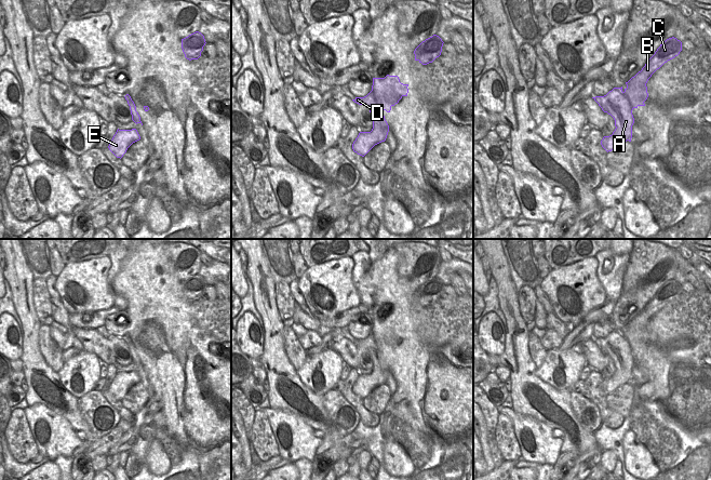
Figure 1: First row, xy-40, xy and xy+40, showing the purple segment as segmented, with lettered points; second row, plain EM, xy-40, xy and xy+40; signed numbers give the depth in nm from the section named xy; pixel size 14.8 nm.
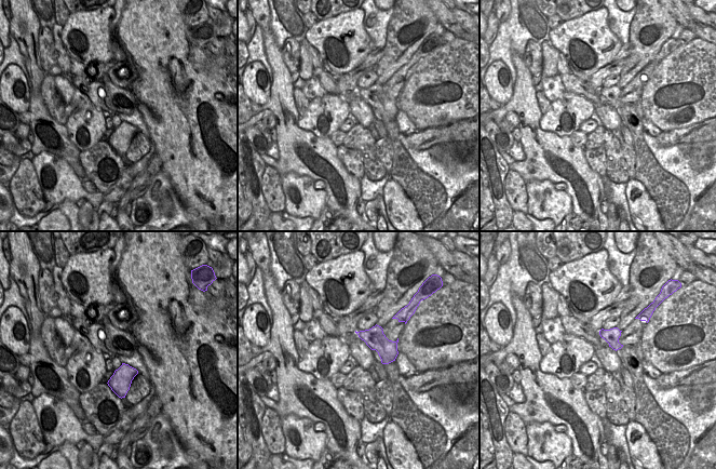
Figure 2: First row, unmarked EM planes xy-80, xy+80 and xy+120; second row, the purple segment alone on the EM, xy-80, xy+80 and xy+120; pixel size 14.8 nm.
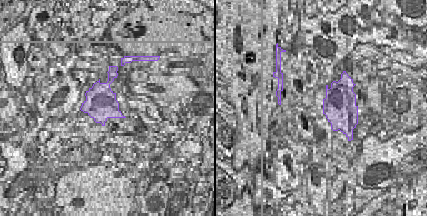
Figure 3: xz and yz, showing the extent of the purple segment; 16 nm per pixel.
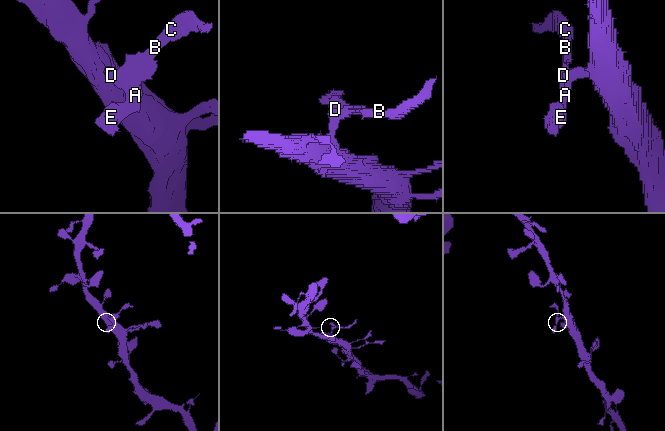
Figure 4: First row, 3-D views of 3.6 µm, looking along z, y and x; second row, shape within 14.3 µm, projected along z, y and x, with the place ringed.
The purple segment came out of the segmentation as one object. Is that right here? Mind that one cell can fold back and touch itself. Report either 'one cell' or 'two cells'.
one cell

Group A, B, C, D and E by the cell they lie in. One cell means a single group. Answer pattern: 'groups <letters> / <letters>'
groups A B C D E

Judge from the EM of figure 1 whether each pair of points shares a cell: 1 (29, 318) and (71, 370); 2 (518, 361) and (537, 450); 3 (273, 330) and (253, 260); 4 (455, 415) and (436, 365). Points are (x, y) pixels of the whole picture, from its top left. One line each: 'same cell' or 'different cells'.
1: different cells
2: different cells
3: same cell
4: same cell

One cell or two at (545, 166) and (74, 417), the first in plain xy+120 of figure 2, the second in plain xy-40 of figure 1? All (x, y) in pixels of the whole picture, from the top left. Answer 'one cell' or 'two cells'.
one cell

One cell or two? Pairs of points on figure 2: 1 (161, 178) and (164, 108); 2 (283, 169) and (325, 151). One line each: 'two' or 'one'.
1: two
2: one

